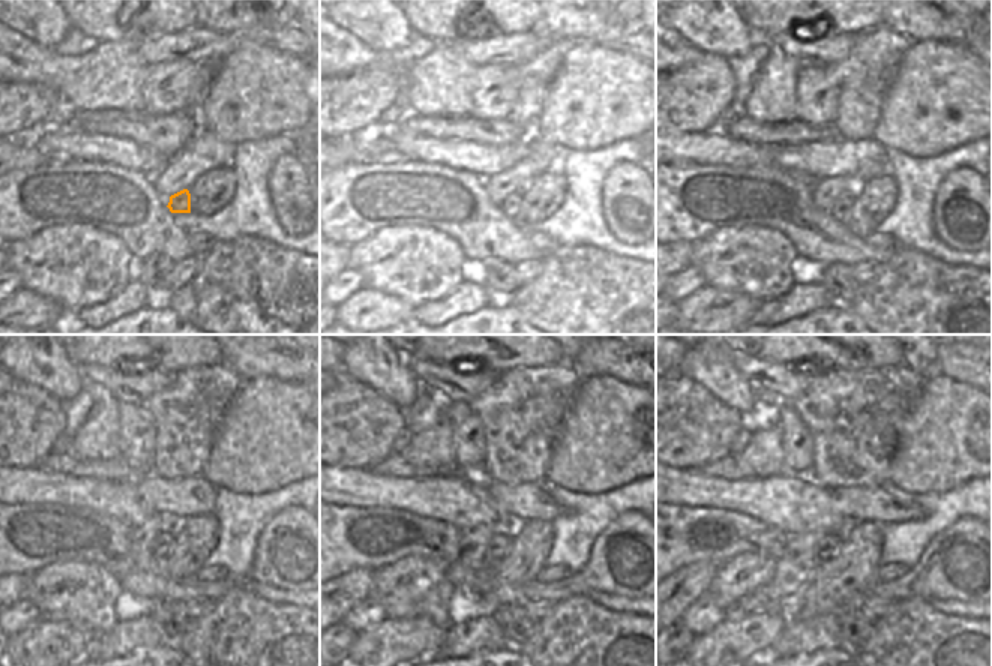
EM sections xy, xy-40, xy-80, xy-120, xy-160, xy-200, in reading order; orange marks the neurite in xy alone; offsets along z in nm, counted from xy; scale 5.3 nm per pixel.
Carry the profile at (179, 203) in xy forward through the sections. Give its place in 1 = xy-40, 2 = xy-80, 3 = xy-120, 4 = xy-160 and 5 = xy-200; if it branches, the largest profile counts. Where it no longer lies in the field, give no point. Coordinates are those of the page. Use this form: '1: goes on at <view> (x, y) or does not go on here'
1: goes on at xy-40 (511, 206)
2: goes on at xy-80 (841, 210)
3: goes on at xy-120 (164, 542)
4: goes on at xy-160 (500, 543)
5: goes on at xy-200 (829, 545)

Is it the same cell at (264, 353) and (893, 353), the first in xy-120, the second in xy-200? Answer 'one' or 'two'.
two

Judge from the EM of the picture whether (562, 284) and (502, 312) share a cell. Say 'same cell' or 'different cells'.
different cells

